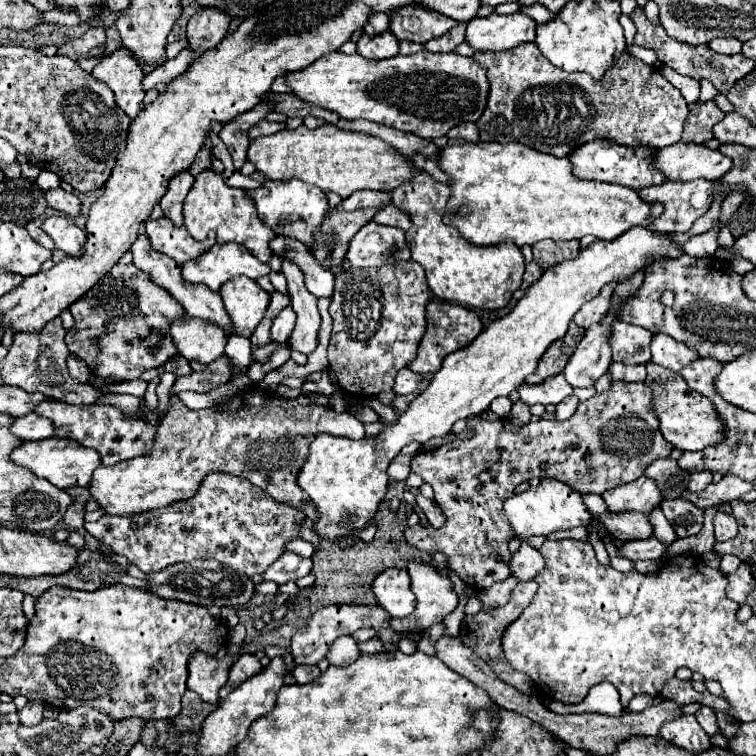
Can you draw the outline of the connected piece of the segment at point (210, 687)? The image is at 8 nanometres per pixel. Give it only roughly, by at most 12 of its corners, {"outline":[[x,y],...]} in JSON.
{"outline":[[193,653],[187,687],[217,705],[229,667],[241,653]]}

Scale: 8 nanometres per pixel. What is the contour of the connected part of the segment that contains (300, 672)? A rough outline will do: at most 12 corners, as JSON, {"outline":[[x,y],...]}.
{"outline":[[295,665],[291,675],[299,685],[321,675],[317,665]]}

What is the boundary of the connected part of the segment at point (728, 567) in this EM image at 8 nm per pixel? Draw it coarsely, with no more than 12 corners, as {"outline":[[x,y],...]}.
{"outline":[[723,555],[719,571],[729,575],[739,565],[739,559]]}

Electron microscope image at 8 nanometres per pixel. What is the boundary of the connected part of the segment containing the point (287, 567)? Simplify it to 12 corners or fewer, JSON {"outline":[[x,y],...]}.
{"outline":[[283,553],[263,579],[281,585],[305,577],[311,559]]}

